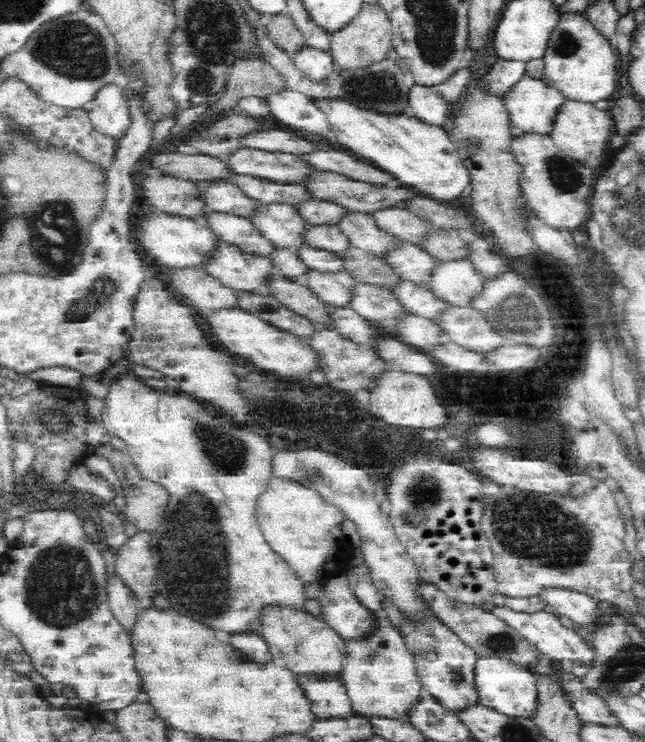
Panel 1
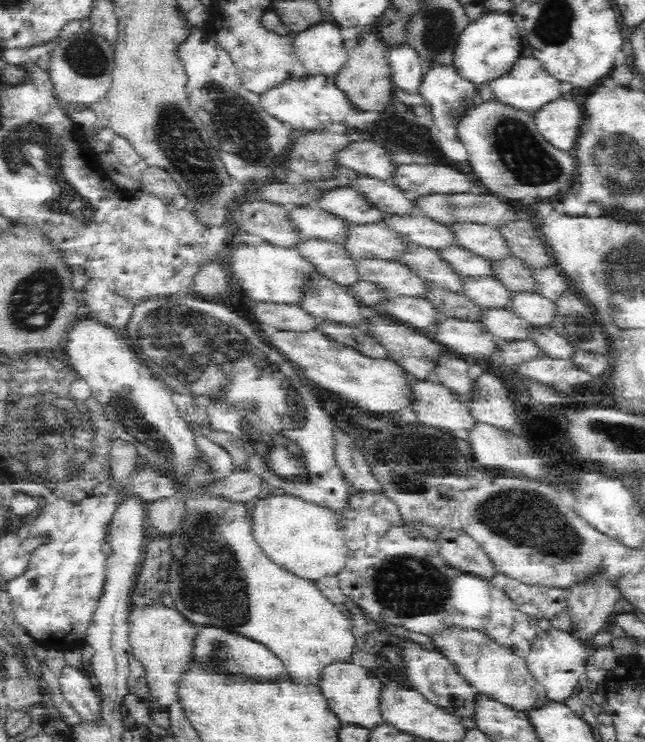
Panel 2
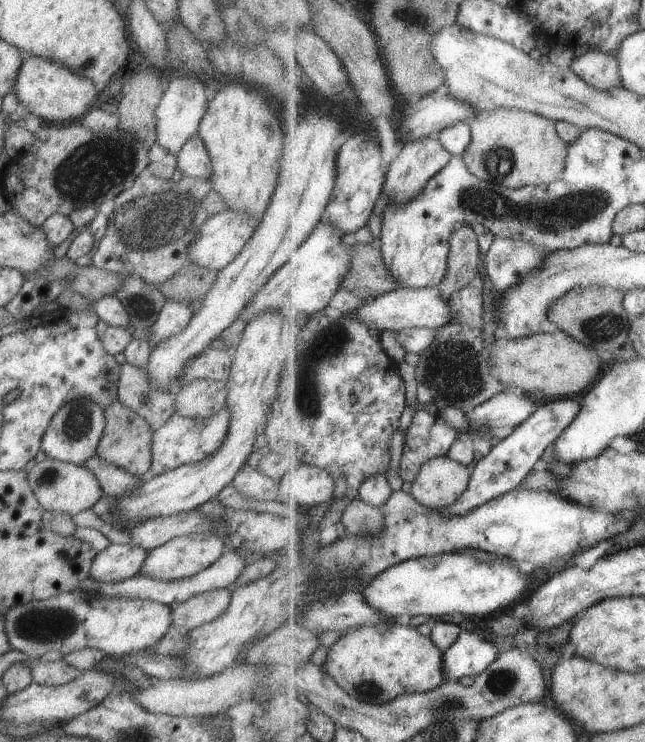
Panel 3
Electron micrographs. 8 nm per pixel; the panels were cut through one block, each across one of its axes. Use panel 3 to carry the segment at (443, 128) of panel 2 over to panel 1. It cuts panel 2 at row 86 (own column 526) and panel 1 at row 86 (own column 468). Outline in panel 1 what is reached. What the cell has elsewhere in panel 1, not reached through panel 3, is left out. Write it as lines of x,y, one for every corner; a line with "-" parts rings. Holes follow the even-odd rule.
498,59
490,66
484,79
486,89
492,94
505,95
522,76
525,75
526,63
517,60

